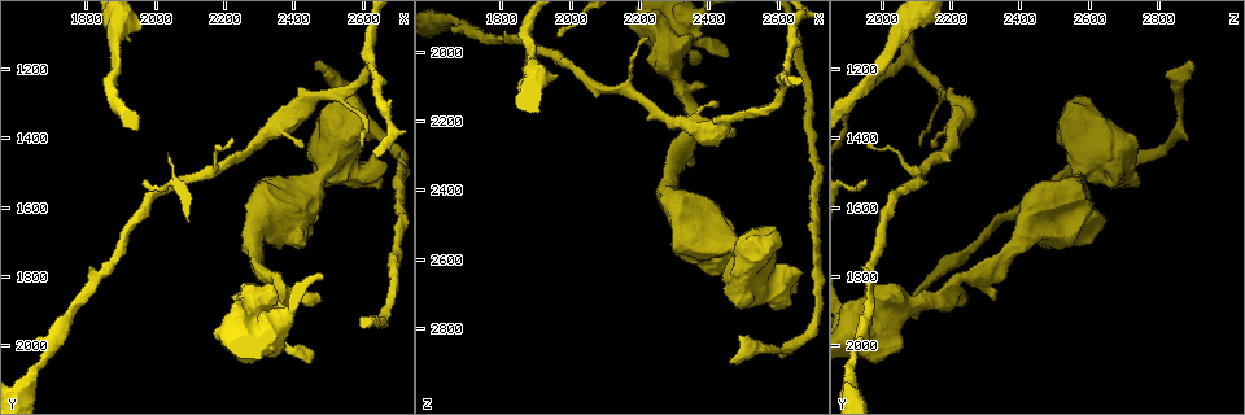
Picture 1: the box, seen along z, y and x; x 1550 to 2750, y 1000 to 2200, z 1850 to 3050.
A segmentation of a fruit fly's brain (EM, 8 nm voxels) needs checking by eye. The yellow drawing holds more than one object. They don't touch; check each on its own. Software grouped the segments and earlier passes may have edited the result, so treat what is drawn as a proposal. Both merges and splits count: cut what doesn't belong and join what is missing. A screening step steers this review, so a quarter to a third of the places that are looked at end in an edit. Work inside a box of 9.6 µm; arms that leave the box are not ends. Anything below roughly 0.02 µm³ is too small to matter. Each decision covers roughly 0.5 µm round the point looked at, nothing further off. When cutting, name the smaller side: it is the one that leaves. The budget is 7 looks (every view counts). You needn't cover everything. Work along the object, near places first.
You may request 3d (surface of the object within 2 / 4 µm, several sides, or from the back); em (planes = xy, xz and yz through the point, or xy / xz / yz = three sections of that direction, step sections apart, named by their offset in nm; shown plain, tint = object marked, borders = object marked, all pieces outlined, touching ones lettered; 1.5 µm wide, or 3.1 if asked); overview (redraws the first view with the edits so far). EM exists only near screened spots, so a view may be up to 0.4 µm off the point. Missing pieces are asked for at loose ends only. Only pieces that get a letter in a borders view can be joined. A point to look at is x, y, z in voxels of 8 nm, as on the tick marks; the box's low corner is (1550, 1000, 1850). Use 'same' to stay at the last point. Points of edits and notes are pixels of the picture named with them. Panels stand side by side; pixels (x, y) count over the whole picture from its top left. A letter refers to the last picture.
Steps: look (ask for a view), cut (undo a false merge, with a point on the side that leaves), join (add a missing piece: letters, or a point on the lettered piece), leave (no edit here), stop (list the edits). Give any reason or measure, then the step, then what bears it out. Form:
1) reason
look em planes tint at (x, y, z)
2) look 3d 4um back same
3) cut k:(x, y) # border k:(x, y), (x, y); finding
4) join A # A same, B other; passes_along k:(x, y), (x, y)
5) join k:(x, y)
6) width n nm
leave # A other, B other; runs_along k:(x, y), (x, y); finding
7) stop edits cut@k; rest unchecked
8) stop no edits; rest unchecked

branch stops here
look em planes borders at (2480, 1880, 2240)

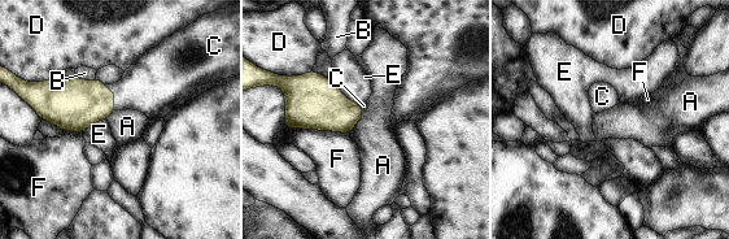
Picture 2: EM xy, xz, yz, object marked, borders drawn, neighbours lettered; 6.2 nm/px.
join 2:(152, 85) # A other, B other, C same, D other, E other, F other; passes_along 2:(74, 104), (113, 95), (152, 85); it goes on there

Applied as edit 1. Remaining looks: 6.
see it whole again
look overview

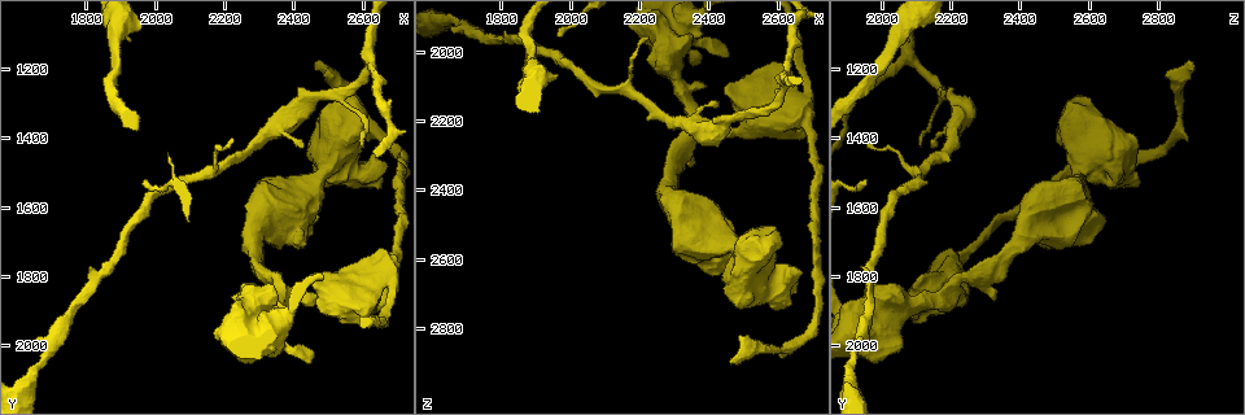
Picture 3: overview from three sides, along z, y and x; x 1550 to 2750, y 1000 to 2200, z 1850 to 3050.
branch stops here
look em yz step 4 tint at (2600, 1430, 2120)

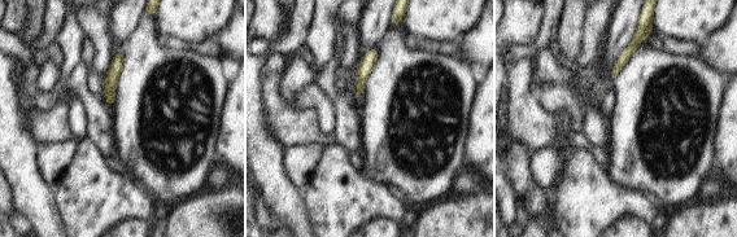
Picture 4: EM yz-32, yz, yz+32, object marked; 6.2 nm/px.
look em planes borders same

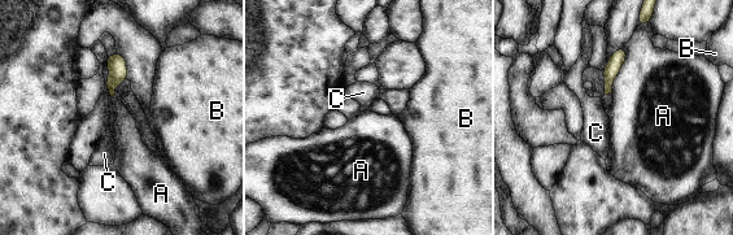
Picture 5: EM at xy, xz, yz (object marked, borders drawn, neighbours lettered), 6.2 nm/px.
leave # A other, B other, C other; none of them fits

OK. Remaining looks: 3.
stops while still wide
look em planes borders at (2610, 1540, 2740)

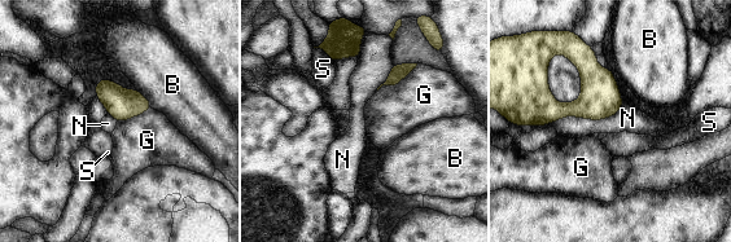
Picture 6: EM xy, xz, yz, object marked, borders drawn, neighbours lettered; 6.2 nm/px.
leave # B other, G other, N other, S other; border 6:(417, 64), (397, 83), (377, 91); none of them fits

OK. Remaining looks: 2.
stop edits join@2; rest unchecked

